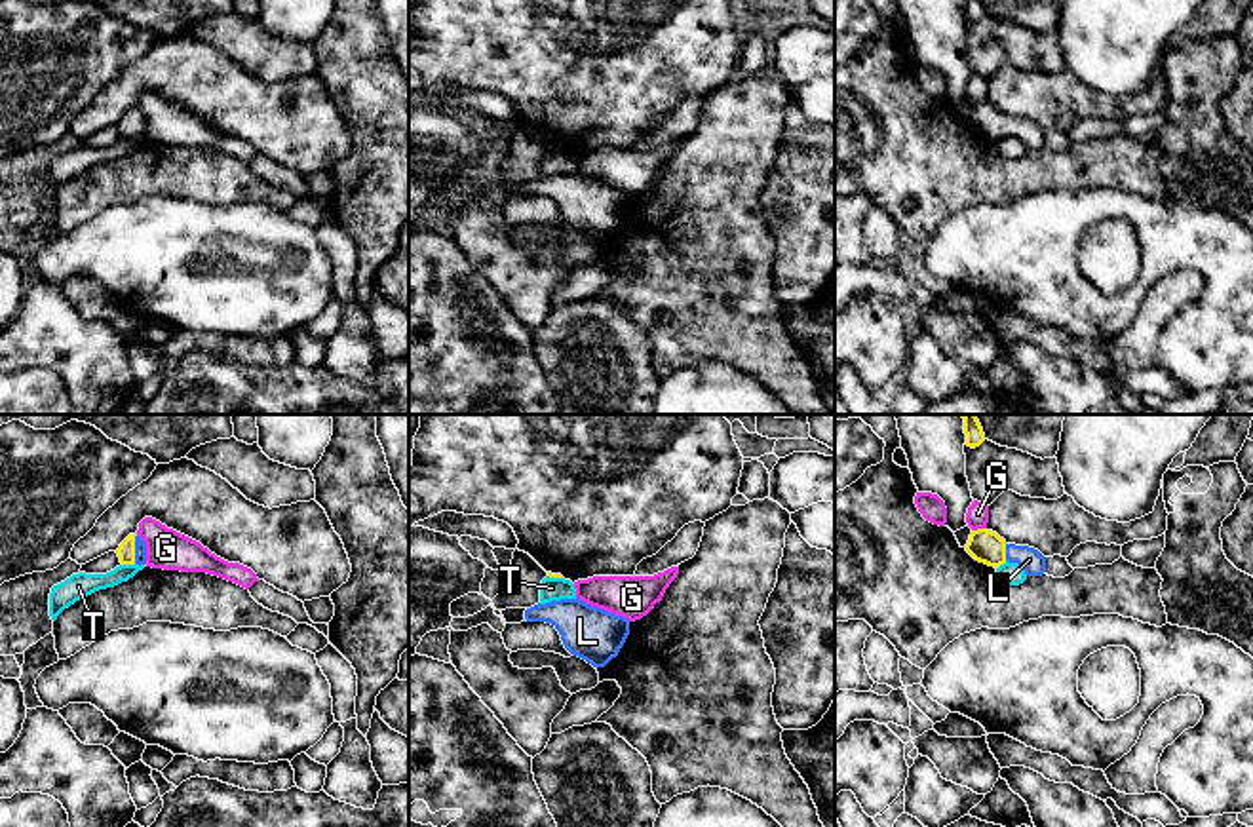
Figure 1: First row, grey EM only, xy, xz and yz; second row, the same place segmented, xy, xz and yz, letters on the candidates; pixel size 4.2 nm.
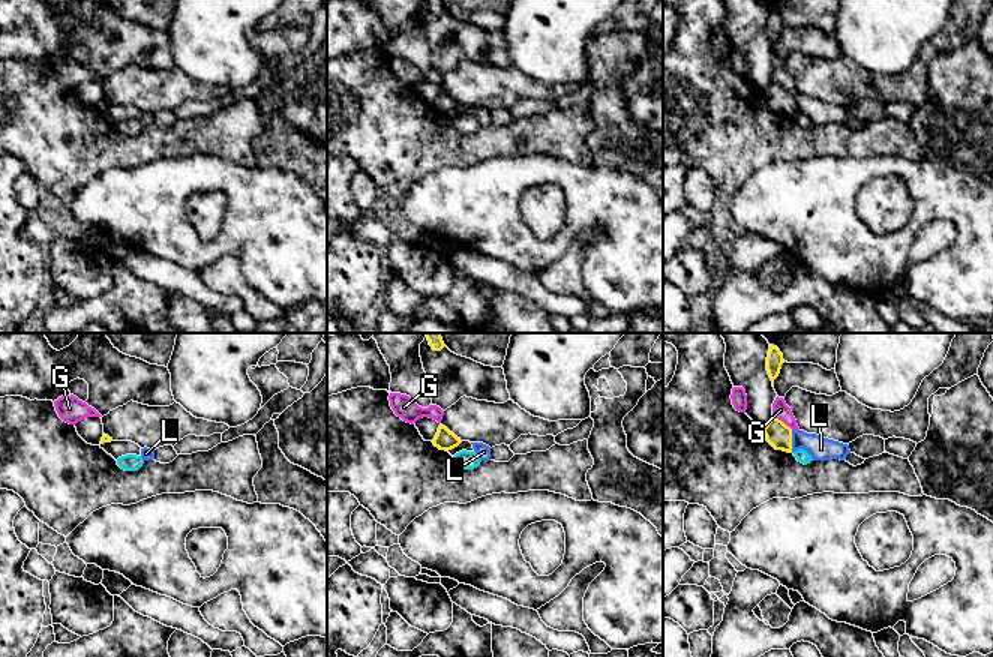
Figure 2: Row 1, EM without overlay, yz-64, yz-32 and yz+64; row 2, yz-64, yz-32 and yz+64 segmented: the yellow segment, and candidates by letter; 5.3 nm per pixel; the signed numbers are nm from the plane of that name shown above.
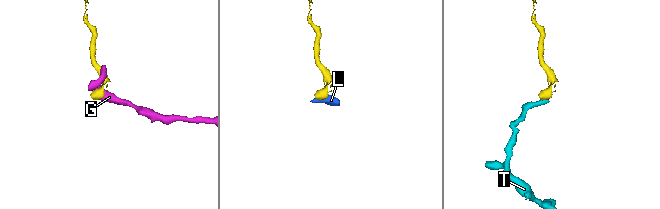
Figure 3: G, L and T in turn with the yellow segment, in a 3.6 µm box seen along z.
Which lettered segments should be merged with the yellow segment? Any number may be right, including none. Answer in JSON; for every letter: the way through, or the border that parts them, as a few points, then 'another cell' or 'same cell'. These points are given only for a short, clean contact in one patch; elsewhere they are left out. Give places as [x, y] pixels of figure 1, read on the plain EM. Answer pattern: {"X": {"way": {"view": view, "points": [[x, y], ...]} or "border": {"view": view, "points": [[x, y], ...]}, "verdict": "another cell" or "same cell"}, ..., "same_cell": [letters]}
{"G": {"verdict": "another cell"}, "L": {"way": {"view": "xy", "points": [[126, 126], [134, 124], [139, 118]]}, "verdict": "same cell"}, "T": {"border": {"view": "xy", "points": [[122, 137], [134, 139]]}, "verdict": "another cell"}, "same_cell": ["L"]}

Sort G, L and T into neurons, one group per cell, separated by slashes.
G / L / T

